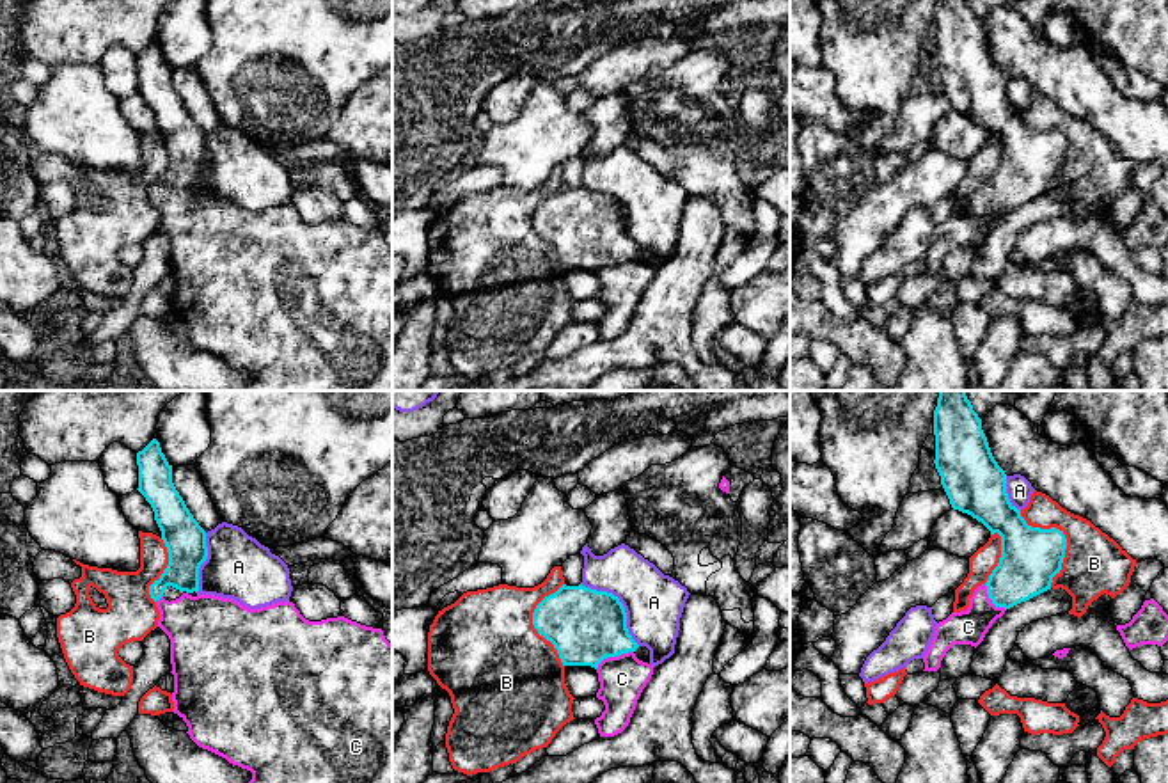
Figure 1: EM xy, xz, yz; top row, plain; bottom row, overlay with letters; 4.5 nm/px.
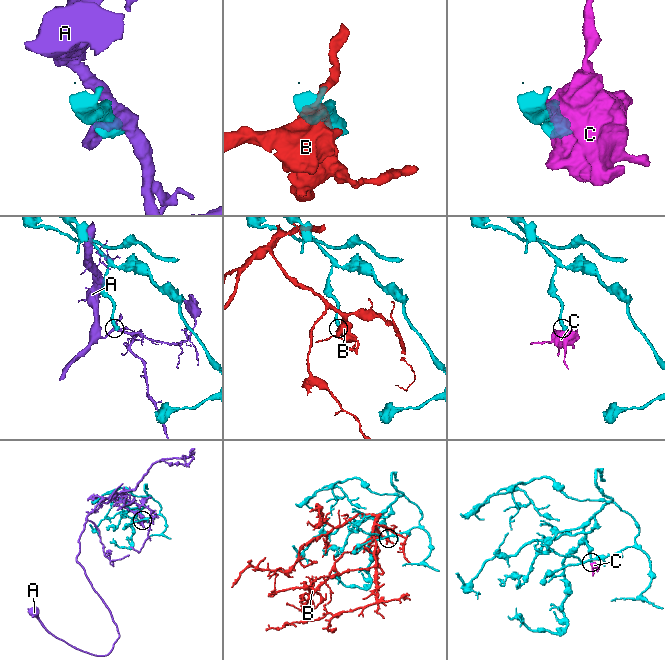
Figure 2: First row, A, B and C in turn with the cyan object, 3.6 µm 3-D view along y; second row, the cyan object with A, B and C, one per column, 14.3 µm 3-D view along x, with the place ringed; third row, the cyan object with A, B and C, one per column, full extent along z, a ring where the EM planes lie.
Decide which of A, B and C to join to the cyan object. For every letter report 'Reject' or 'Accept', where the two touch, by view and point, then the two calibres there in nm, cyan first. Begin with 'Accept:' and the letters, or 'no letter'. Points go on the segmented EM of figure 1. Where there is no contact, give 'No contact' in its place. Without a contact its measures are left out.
Accept: C
A: Reject. Touches cyan at xz (622, 604). Thickness 340 nm (cyan) against 280 nm
B: Reject. Touches cyan at yz (1064, 537). Thickness 280 nm (cyan) against 280 nm
C: Accept. Touches cyan at xz (613, 656). Thickness 340 nm (cyan) against 220 nm

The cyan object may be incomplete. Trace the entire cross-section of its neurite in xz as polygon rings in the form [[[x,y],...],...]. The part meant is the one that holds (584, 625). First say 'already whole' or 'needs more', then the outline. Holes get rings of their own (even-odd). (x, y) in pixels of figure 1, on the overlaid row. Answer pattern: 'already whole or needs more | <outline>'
needs more | [[[563,584],[536,605],[533,625],[554,645],[563,666],[596,669],[596,698],[605,710],[595,724],[600,737],[621,733],[653,675],[653,666],[635,657],[639,645],[628,634],[620,598],[582,584]]]

